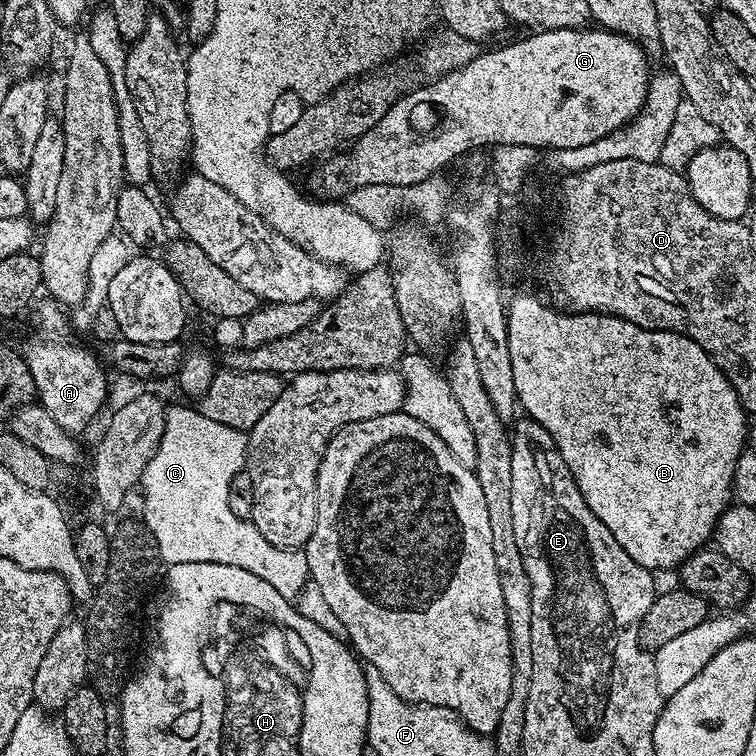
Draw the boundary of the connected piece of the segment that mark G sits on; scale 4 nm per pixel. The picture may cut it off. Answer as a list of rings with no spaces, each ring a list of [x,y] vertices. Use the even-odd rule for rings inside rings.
[[[599,26],[536,30],[525,40],[492,48],[489,52],[488,49],[481,51],[480,55],[466,62],[466,66],[424,82],[428,84],[413,92],[405,91],[394,106],[386,110],[386,118],[359,136],[349,147],[352,148],[349,152],[340,150],[329,155],[316,172],[319,195],[344,198],[362,186],[421,184],[444,170],[440,168],[446,167],[451,160],[475,148],[518,144],[537,150],[555,150],[598,142],[598,138],[621,131],[645,107],[650,83],[647,59],[644,49],[635,40],[622,32],[610,32]]]

